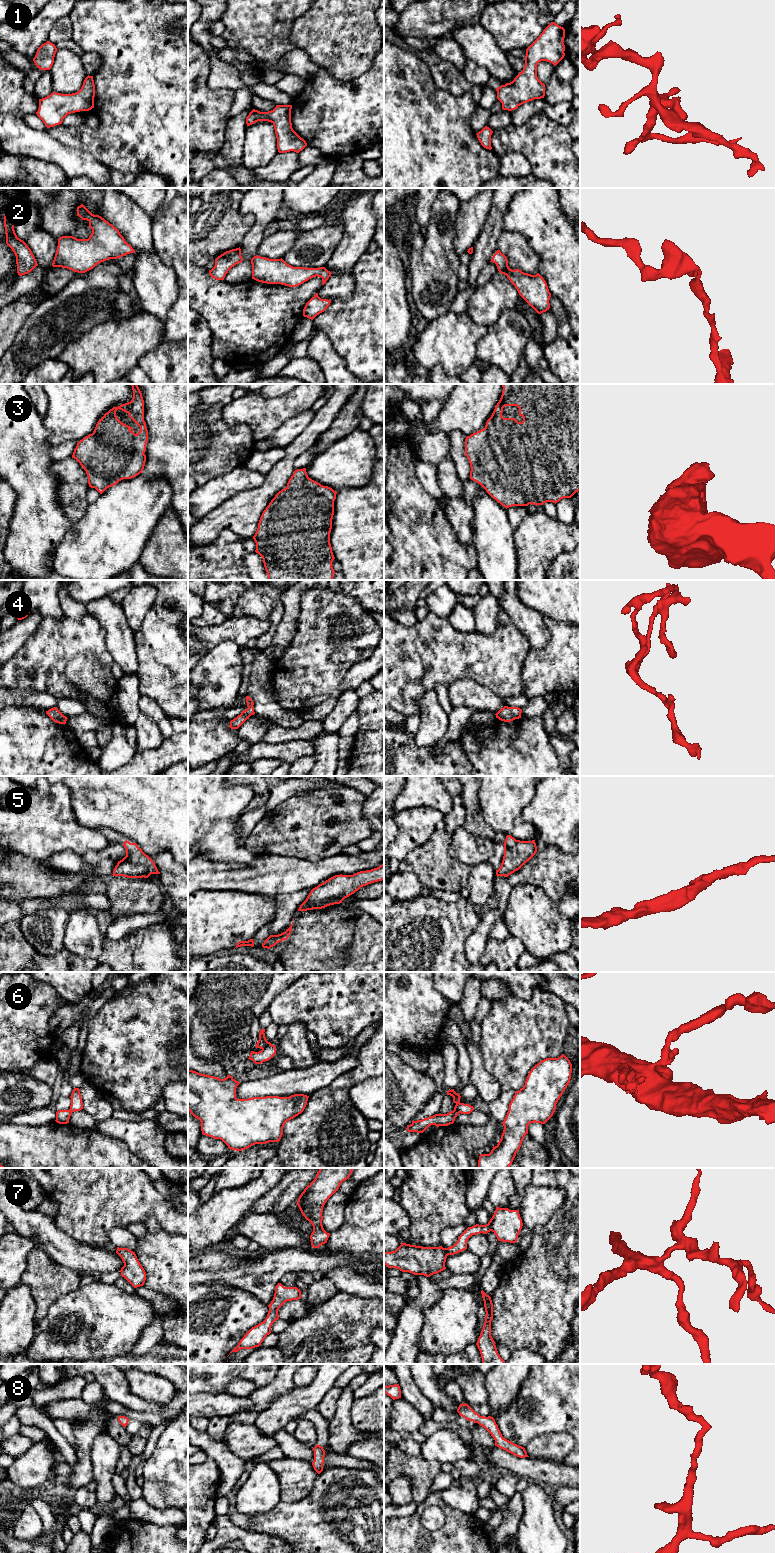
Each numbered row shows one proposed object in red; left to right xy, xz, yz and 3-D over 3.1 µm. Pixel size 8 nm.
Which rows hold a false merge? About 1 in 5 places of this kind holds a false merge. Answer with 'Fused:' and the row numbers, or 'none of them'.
Fused: 6

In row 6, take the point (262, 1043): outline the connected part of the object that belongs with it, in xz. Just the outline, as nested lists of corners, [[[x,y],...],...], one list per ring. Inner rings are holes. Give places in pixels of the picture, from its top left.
[[[265,1029],[260,1030],[259,1040],[258,1040],[258,1042],[257,1042],[256,1046],[255,1046],[256,1048],[265,1049],[267,1047],[269,1042],[267,1041],[267,1039],[265,1037],[264,1032],[265,1032]]]

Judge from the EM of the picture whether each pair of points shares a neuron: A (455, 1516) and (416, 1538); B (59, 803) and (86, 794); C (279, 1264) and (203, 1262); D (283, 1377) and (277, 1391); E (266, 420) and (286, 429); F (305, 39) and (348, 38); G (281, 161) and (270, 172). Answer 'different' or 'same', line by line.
A: same
B: different
C: different
D: same
E: different
F: same
G: same

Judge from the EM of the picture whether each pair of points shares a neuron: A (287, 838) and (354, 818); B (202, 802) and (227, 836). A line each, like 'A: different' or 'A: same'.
A: same
B: same

